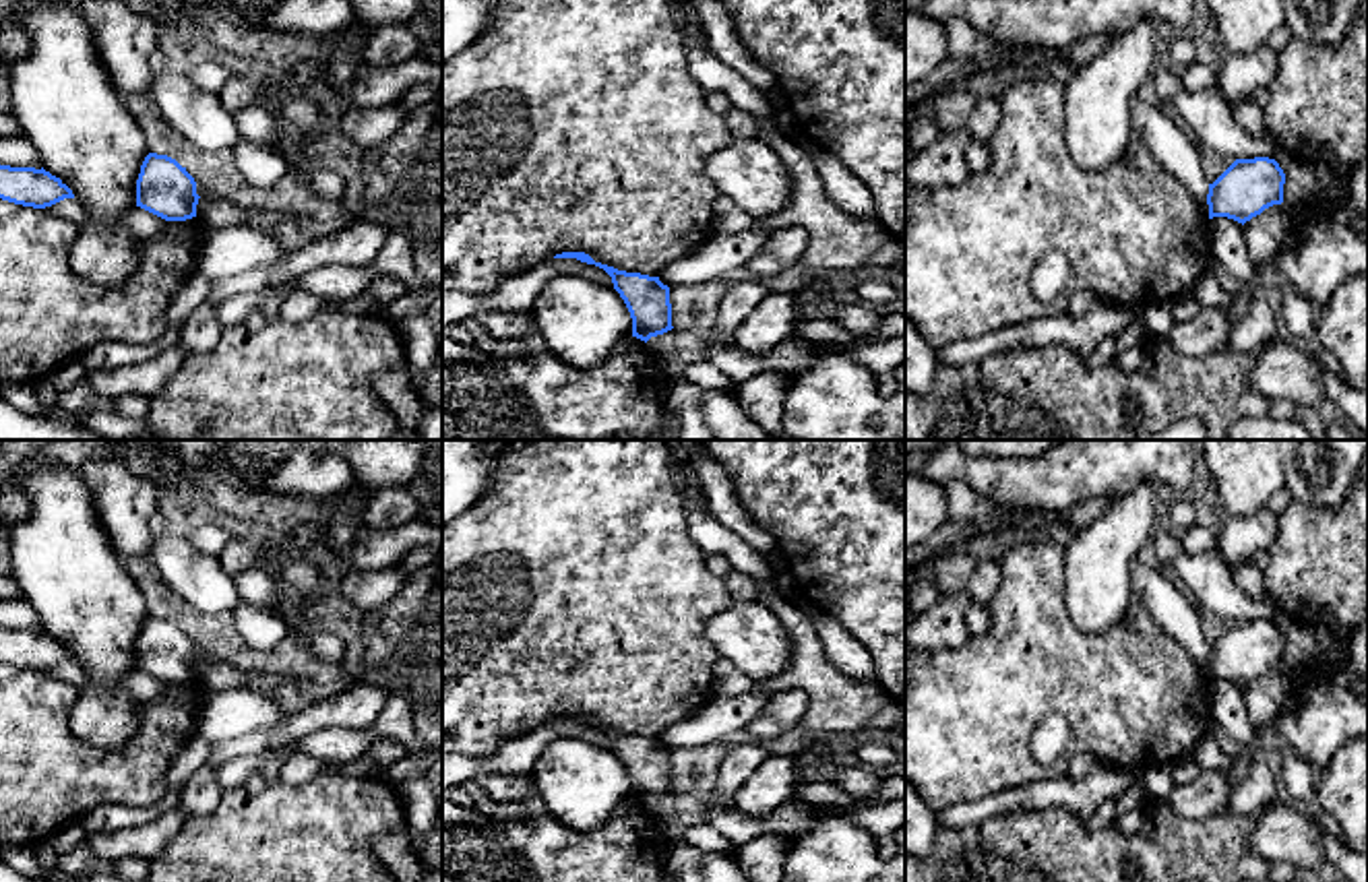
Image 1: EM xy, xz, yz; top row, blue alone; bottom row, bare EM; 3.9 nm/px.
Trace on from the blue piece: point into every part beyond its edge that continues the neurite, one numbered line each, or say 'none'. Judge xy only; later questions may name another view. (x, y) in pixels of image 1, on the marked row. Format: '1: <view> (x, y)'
none

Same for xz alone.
none

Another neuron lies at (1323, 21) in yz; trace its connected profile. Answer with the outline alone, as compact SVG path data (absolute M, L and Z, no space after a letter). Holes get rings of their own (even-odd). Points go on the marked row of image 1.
M1283 0L1285 27L1298 39L1337 45L1349 31L1362 0Z

